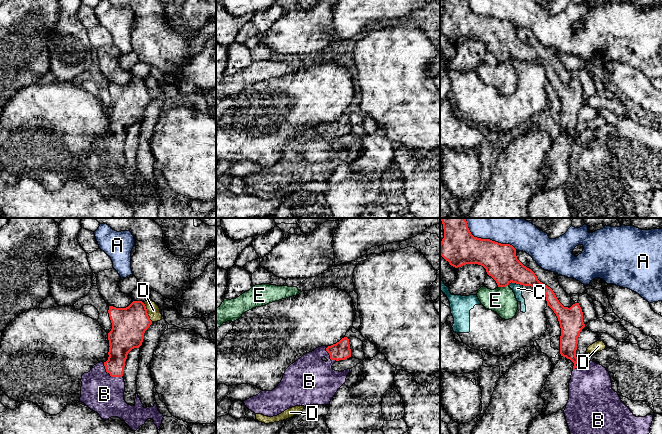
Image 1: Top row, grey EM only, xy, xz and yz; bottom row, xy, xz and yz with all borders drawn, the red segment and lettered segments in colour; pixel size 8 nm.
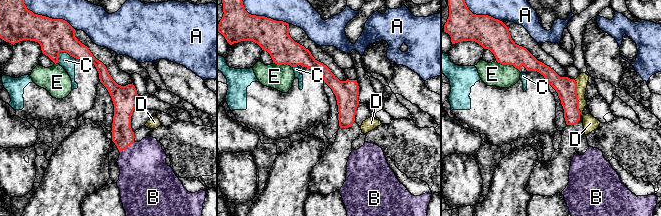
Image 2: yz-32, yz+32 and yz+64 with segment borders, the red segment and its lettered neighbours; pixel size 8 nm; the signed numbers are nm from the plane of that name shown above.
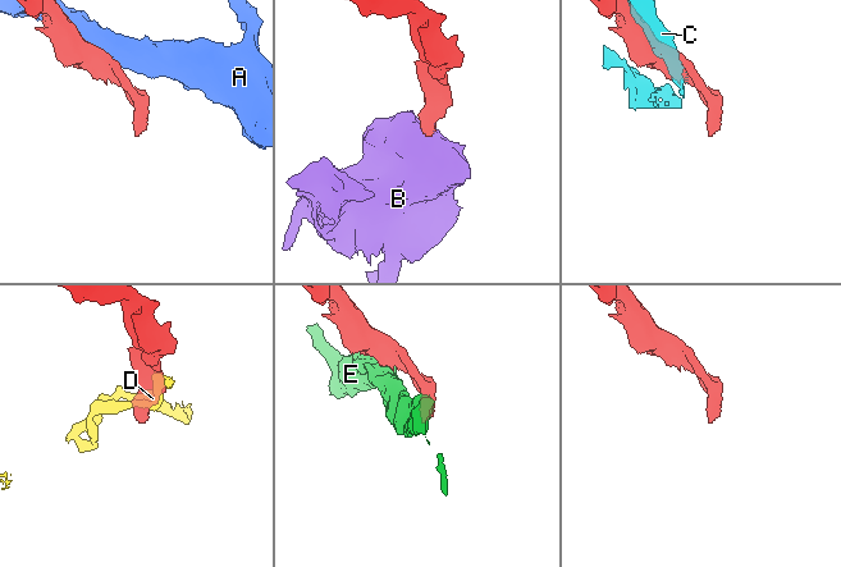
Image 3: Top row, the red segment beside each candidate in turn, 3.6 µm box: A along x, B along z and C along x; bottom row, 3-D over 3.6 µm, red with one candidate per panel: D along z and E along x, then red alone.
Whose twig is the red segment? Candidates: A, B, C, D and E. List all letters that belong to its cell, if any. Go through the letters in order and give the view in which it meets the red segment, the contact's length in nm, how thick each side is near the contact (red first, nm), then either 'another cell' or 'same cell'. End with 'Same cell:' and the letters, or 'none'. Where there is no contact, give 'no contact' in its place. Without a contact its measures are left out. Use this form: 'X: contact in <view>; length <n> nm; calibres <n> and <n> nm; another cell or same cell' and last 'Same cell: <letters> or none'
A: contact in yz; length 440 nm; calibres 300 and 200 nm; another cell
B: contact in xy; length 190 nm; calibres 170 and 300 nm; same cell
C: contact in yz; length 140 nm; calibres 280 and 80 nm; another cell
D: contact in xy; length 180 nm; calibres 280 and 110 nm; another cell
E: contact in yz; length 80 nm; calibres 280 and 220 nm; another cell
Same cell: B

